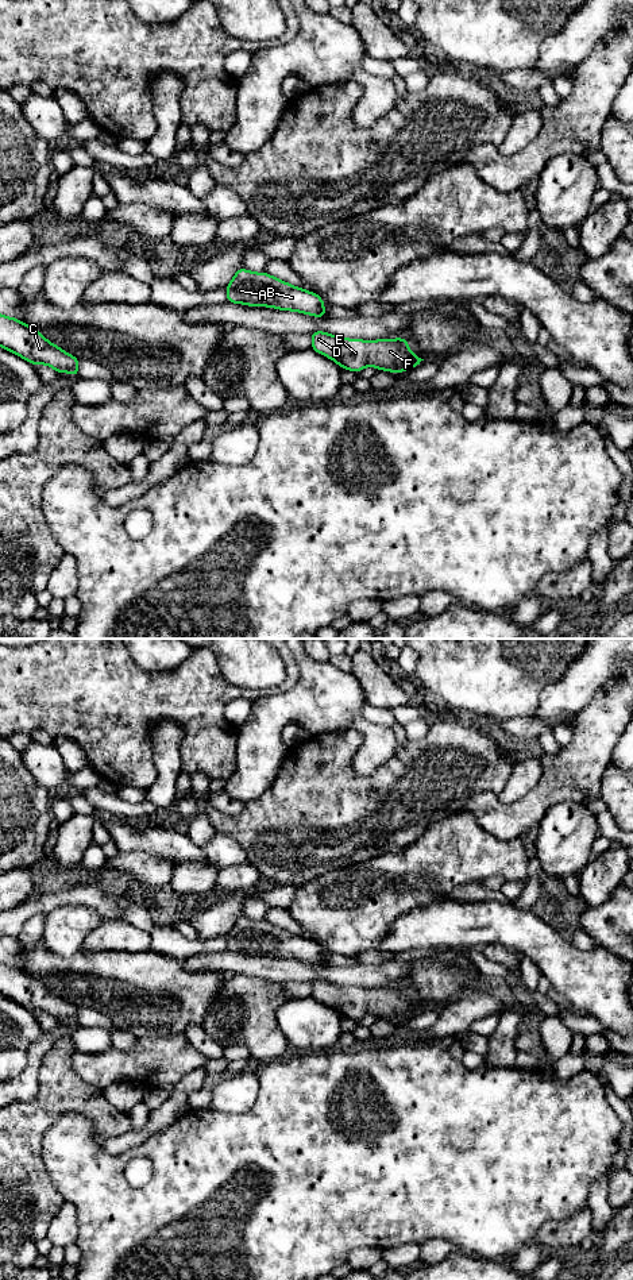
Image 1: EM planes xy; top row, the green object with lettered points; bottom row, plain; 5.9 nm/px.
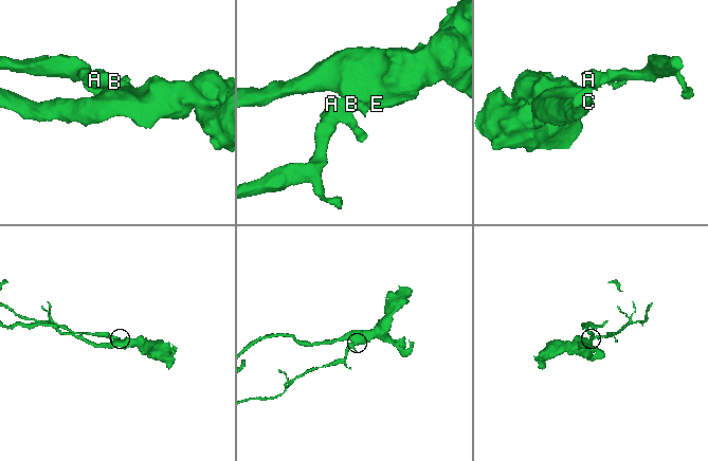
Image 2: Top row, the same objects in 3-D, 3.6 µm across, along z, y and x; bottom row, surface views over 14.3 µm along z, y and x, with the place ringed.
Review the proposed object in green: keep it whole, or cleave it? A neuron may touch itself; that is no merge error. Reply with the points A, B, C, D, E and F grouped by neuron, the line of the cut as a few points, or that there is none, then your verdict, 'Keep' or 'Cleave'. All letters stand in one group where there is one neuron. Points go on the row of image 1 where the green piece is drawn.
Groups: A B / C D E F. Split along xy (317, 315), (323, 316). Cleave

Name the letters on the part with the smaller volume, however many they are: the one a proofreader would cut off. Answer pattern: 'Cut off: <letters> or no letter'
Cut off: A, B

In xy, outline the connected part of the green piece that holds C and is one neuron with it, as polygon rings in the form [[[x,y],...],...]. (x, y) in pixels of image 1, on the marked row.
[[[0,315],[0,347],[31,365],[47,365],[57,373],[78,378],[80,359],[49,342],[40,332],[15,317]]]

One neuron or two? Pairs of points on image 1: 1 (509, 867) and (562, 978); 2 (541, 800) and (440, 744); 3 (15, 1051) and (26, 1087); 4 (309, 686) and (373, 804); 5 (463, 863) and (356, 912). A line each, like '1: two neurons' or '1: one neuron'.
1: two neurons
2: two neurons
3: two neurons
4: two neurons
5: one neuron

